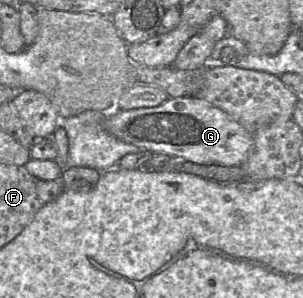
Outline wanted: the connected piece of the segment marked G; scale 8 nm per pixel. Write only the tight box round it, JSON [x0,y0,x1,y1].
[104,97,254,167]

